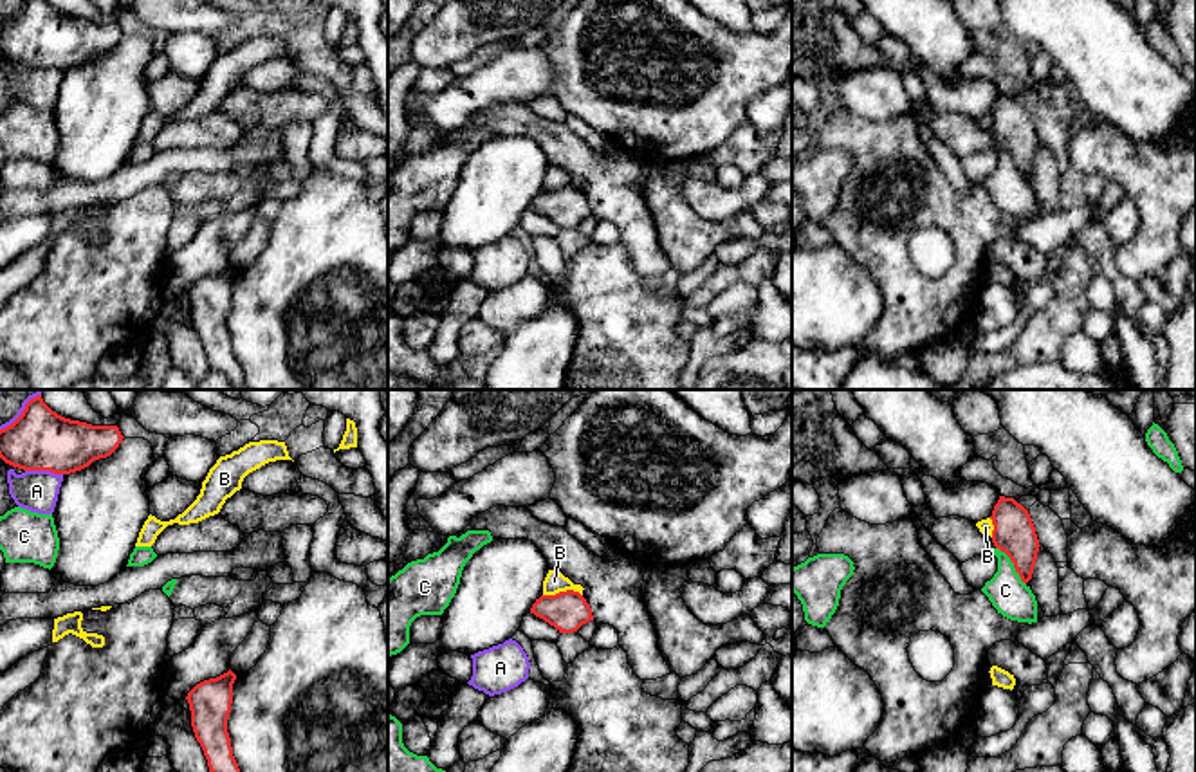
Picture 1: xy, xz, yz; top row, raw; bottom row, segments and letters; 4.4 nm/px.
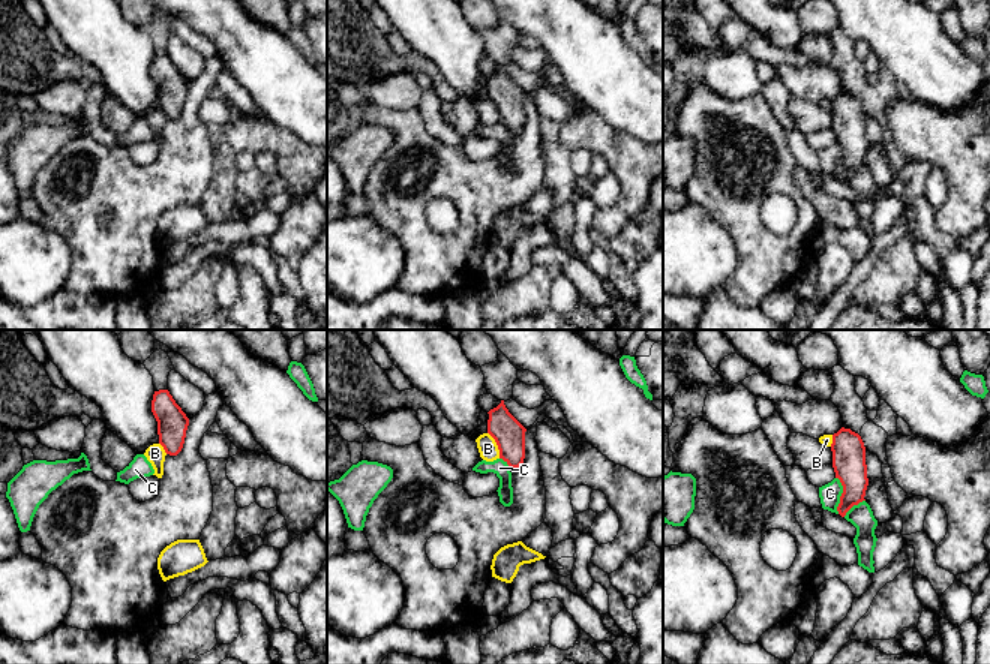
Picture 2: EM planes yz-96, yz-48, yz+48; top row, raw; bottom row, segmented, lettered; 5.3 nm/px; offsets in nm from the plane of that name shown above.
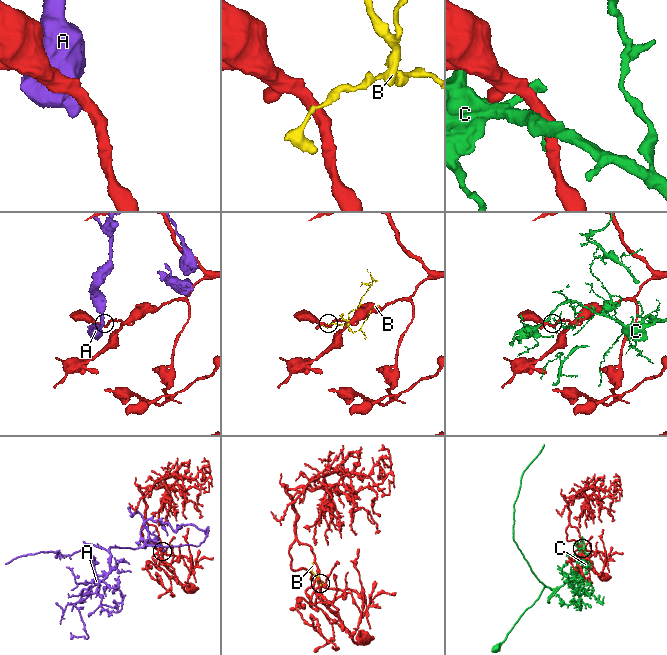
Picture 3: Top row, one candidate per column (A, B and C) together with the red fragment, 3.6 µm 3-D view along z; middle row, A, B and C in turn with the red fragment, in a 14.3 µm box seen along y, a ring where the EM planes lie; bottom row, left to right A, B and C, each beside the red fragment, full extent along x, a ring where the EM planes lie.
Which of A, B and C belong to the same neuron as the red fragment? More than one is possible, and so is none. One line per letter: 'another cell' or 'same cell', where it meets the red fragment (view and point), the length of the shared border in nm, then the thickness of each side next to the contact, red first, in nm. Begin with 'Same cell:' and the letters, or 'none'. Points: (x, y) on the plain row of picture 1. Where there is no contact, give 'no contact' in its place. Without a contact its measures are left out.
Same cell: none
A: another cell; meets red in xy at (44, 65); contact 170 nm long; 280 nm thick on the red side, 190 nm on the other
B: another cell; meets red in xz at (561, 188); contact 180 nm long; 180 nm thick on the red side, 90 nm on the other
C: another cell; meets red in yz at (1014, 161); contact 220 nm long; 190 nm thick on the red side, 170 nm on the other

